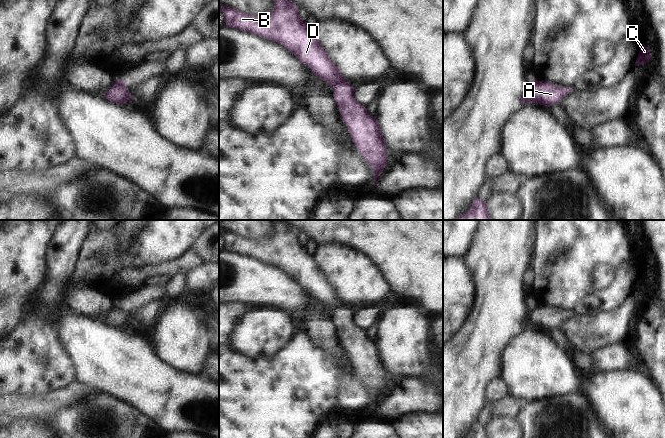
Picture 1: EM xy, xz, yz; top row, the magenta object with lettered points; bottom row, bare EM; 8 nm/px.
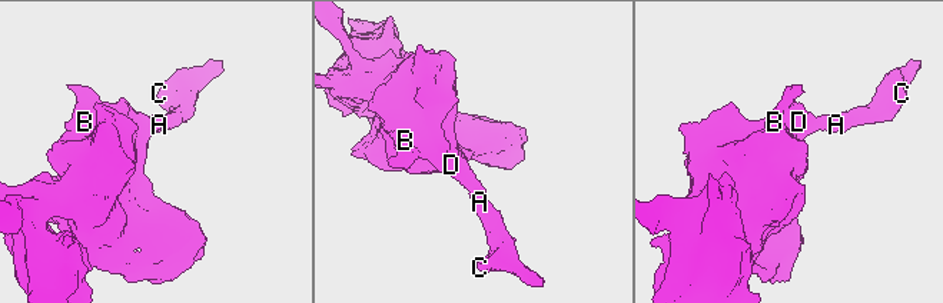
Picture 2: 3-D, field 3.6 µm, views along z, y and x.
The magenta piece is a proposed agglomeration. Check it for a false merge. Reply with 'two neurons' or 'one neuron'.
one neuron

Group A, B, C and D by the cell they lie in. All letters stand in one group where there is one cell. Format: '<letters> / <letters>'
A B C D

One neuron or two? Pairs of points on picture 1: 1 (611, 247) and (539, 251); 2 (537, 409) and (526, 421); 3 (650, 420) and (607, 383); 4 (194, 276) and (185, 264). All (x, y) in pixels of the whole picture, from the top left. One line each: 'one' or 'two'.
1: one
2: one
3: one
4: two

